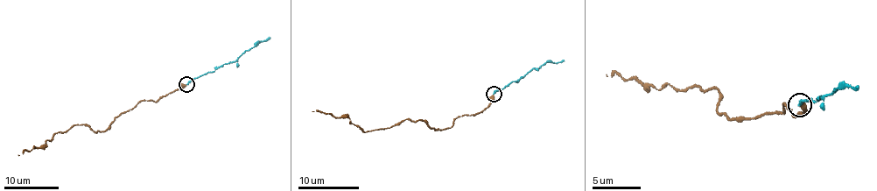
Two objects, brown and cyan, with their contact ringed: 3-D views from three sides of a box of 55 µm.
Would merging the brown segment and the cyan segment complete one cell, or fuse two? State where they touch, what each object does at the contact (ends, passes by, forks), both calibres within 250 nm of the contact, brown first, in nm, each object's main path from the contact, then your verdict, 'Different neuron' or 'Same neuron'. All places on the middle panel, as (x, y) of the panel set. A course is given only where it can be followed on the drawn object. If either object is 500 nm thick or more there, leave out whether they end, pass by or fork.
Place: (494, 94). At the ring brown ends. At the ring cyan ends. Thickness 400 nm (brown) against 240 nm. Course of brown: (492, 94), (482, 112), (457, 116), (440, 130), (406, 119), (364, 132), (347, 117), (312, 111). Course of cyan: (494, 94), (519, 81), (533, 68), (540, 67), (546, 61), (556, 63), (564, 59). Same neuron

